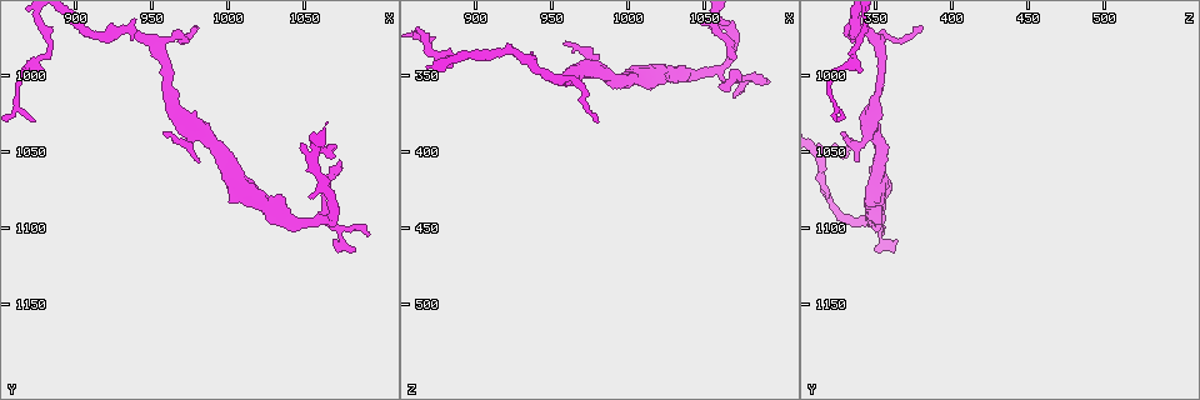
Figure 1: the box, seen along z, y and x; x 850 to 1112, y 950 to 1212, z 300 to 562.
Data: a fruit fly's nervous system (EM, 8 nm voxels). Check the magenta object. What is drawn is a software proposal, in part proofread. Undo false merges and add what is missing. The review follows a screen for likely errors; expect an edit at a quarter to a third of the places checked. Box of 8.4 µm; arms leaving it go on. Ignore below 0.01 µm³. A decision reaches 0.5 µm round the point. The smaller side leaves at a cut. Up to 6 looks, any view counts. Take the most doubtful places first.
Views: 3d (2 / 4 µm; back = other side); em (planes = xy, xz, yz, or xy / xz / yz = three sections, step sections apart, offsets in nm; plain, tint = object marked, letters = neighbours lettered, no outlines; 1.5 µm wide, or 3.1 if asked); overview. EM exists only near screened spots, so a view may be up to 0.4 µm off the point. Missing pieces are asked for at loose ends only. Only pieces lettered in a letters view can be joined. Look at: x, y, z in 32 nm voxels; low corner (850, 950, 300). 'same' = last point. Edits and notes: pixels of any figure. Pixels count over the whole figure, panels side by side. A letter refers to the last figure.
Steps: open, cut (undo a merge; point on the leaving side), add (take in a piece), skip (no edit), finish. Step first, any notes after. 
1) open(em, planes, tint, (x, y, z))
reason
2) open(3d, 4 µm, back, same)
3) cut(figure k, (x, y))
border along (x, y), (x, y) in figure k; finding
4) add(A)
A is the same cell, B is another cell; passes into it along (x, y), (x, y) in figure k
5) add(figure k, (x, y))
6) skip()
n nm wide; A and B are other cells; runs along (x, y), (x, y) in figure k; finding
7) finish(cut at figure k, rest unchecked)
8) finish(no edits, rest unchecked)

open(em, yz, step 4, letters, (1030, 1088, 348))
calibre changes

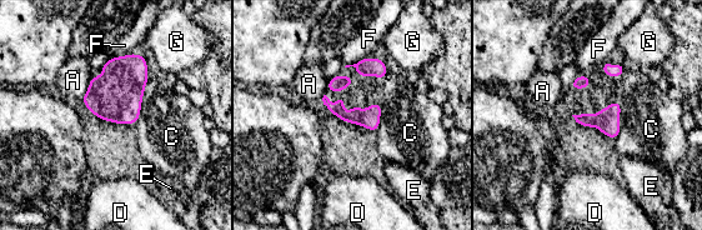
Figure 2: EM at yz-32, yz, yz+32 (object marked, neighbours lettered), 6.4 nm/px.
skip()
A, C, D, E, F and G are other cells; border along (130, 53), (108, 60) in figure 2; one cell here

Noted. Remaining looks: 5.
open(3d, 4 µm, (980, 966, 380))
free end

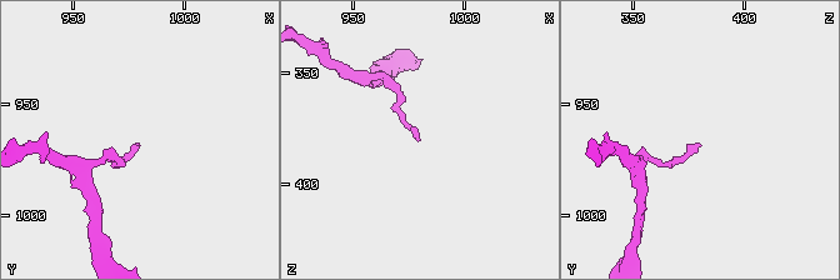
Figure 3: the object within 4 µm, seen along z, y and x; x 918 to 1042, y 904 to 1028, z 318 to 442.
open(em, planes, letters, (979, 968, 381))
need the tissue

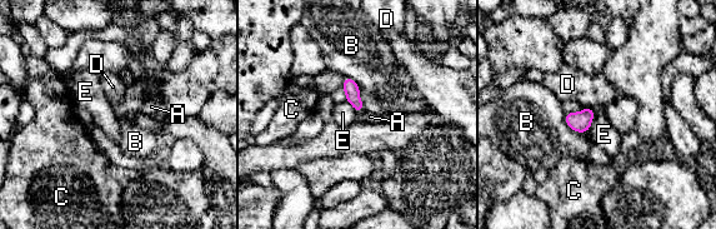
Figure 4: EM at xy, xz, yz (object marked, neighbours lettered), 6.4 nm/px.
skip()
A, B, C, D and E are other cells; border along (595, 114), (589, 129) in figure 4; no lettered piece goes on from it

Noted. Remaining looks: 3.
open(3d, 2 µm, (886, 982, 336))
abrupt turn

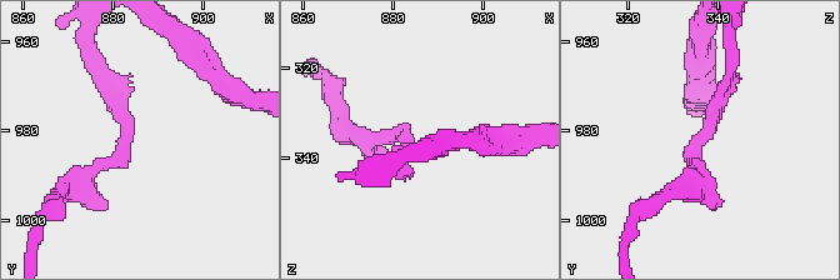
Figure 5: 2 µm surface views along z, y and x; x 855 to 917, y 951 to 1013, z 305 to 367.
open(em, planes, letters, (883, 983, 336))
now the EM

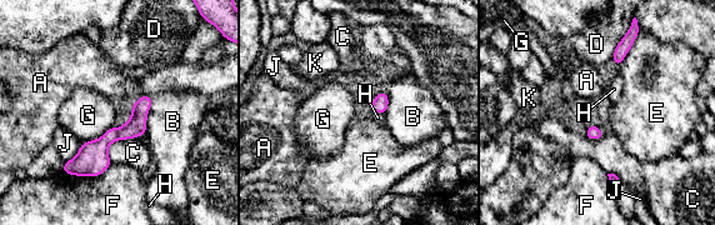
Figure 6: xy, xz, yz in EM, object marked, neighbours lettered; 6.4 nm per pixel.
skip()
A, B, C, D, E, F, G, H, J and K are other cells; continuous, no second cell

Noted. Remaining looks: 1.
finish(no edits, rest unchecked)

